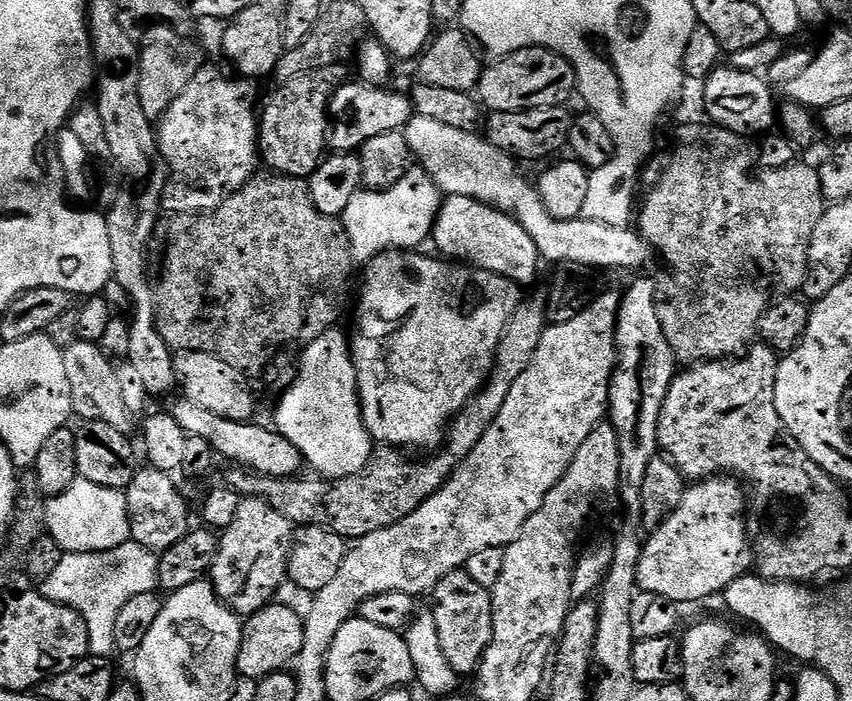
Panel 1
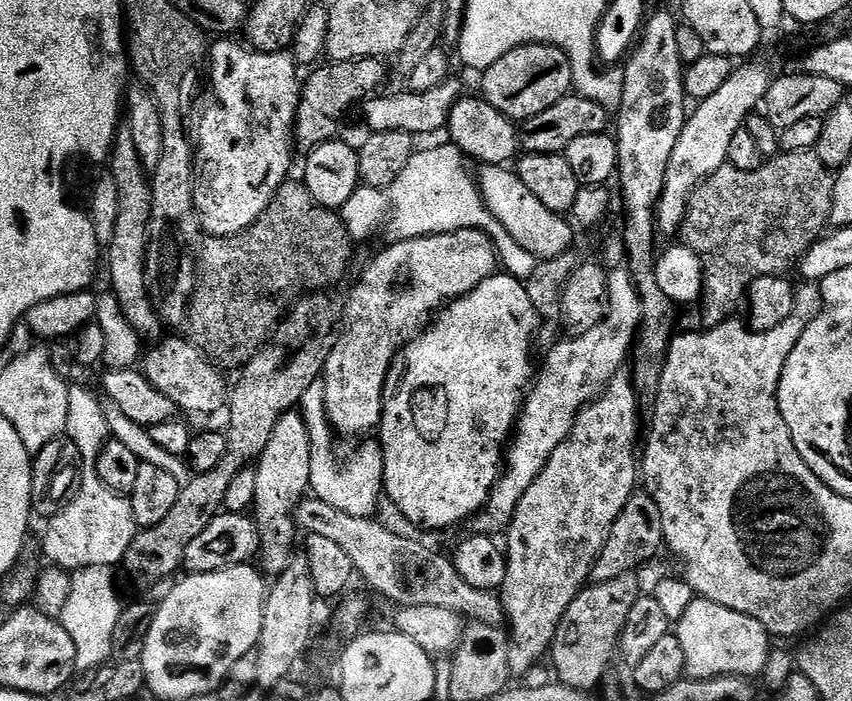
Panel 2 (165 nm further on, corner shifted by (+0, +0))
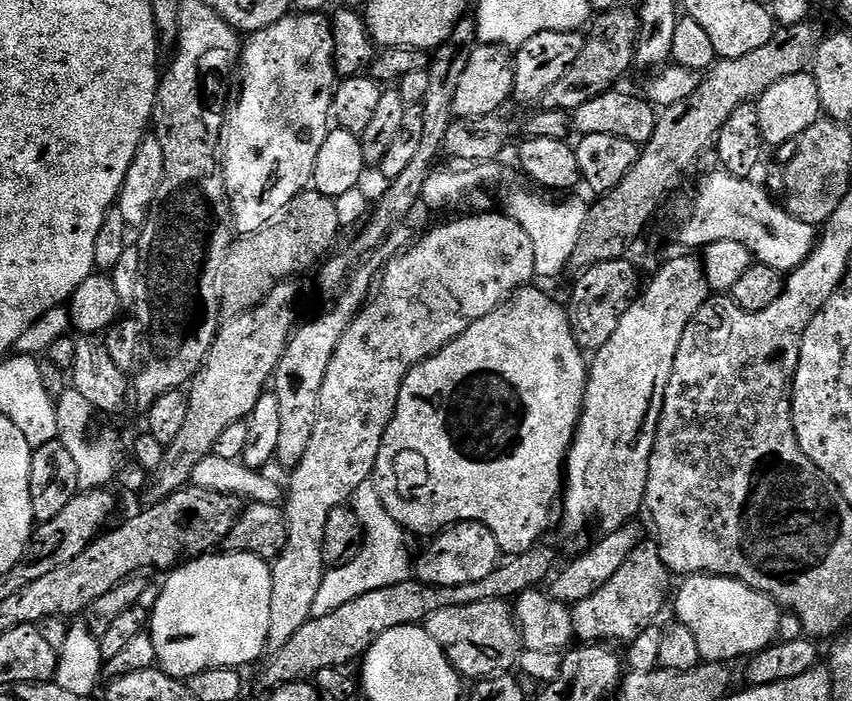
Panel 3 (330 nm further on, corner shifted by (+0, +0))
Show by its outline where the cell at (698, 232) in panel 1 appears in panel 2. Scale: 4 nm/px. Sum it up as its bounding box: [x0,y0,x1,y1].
[679,150,834,317]

